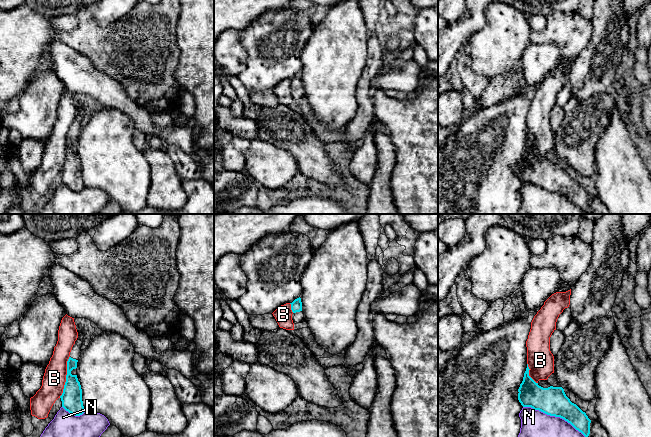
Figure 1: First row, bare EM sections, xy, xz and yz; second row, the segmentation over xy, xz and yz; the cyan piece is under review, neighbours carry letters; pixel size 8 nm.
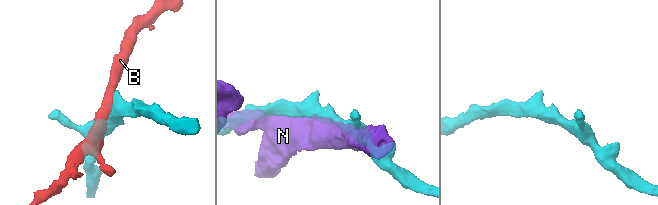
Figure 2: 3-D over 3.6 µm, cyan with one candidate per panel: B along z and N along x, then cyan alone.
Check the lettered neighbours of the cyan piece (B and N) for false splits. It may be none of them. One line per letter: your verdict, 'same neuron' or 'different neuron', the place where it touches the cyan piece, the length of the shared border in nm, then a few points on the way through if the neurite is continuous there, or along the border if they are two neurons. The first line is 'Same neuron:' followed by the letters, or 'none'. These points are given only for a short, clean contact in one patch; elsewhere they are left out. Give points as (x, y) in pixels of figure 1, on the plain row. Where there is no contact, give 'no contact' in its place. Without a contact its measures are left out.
Same neuron: none
B: different neuron; contact xy (66, 153); length 340 nm; border xy (69, 132), (66, 157), (63, 168), (59, 173)
N: different neuron; contact yz (554, 191); length 550 nm

